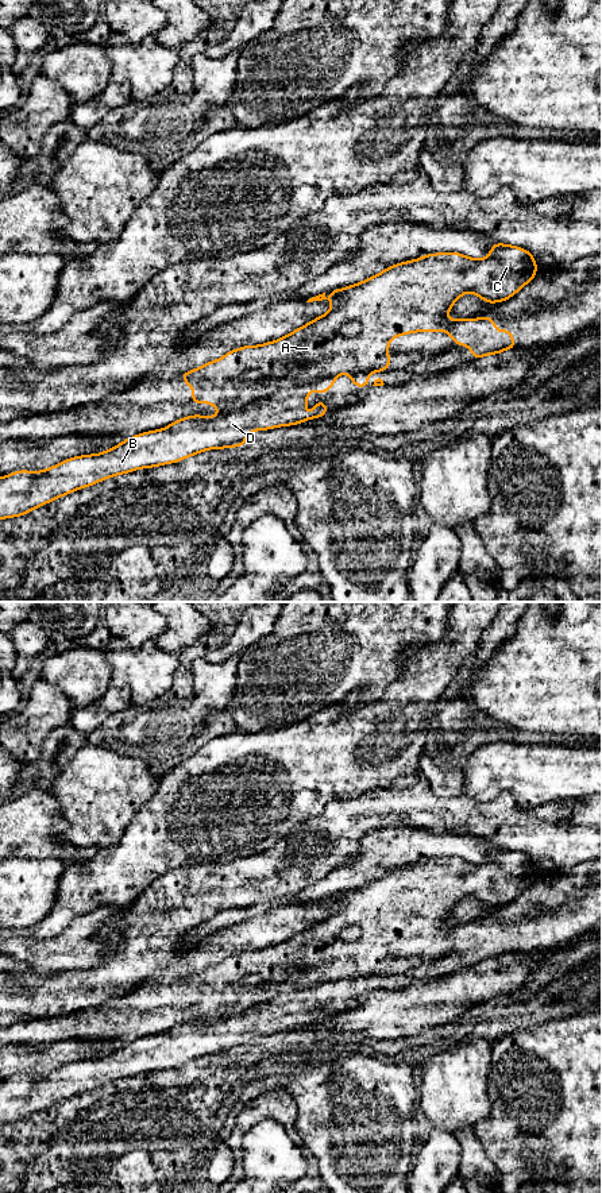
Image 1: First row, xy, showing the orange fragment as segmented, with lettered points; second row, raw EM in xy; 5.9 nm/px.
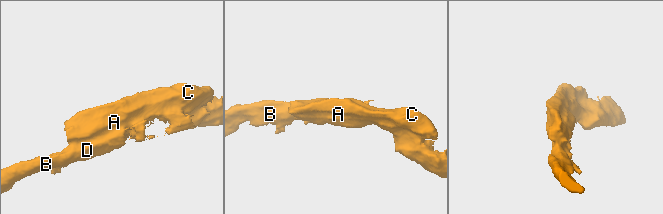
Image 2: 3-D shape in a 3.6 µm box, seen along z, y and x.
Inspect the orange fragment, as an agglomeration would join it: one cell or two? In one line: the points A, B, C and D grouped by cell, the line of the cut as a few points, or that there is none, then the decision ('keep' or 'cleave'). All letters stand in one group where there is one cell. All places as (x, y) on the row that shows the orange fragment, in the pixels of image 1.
groups A C / B D; cut xy (335, 375), (321, 375), (284, 386), (238, 409), (220, 413); cleave

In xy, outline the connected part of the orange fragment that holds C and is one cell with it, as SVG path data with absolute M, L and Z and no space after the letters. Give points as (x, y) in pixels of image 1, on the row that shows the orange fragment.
M498 242L483 259L459 252L427 254L395 263L341 290L331 290L329 298L325 293L309 298L306 302L329 300L332 308L278 340L232 350L180 375L193 389L193 404L211 404L220 413L229 413L275 390L316 378L387 368L391 364L387 355L391 339L421 331L445 332L455 321L447 313L464 293L474 293L489 304L506 301L537 277L537 267L529 251Z

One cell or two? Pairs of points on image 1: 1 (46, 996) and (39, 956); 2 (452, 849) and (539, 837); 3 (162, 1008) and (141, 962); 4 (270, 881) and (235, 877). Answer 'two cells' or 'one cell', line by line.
1: two cells
2: two cells
3: two cells
4: one cell

